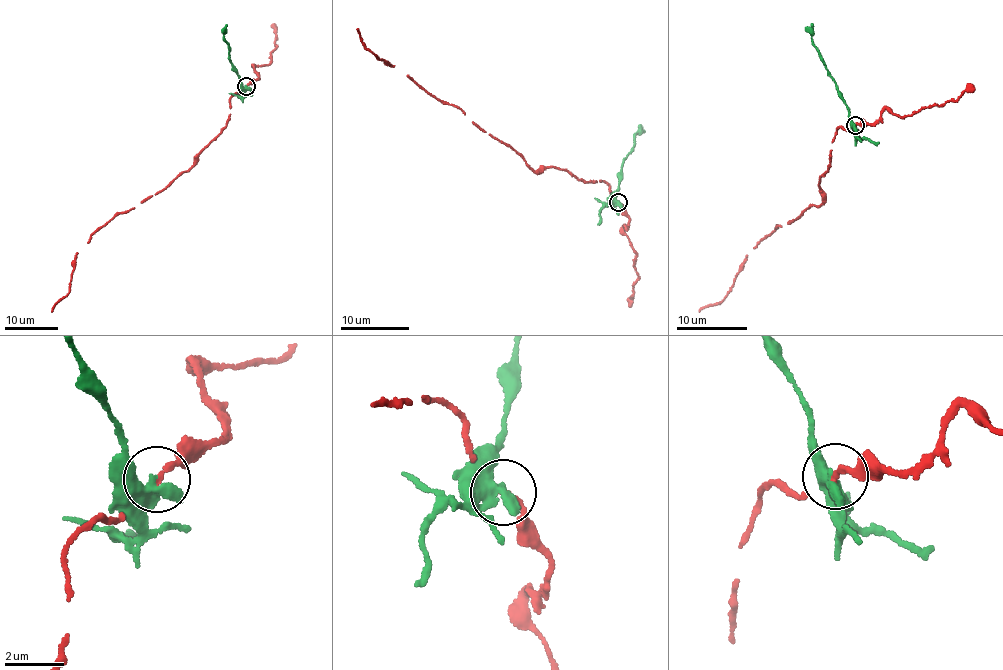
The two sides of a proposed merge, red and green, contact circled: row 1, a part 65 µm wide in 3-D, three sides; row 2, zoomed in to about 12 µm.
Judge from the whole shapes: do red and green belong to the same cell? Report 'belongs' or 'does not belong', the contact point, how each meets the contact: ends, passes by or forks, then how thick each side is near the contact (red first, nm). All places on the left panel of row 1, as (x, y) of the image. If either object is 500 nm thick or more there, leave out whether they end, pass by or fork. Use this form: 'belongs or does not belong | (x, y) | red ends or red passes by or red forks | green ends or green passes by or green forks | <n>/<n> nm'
does not belong | (246, 86) | 190/550 nm

